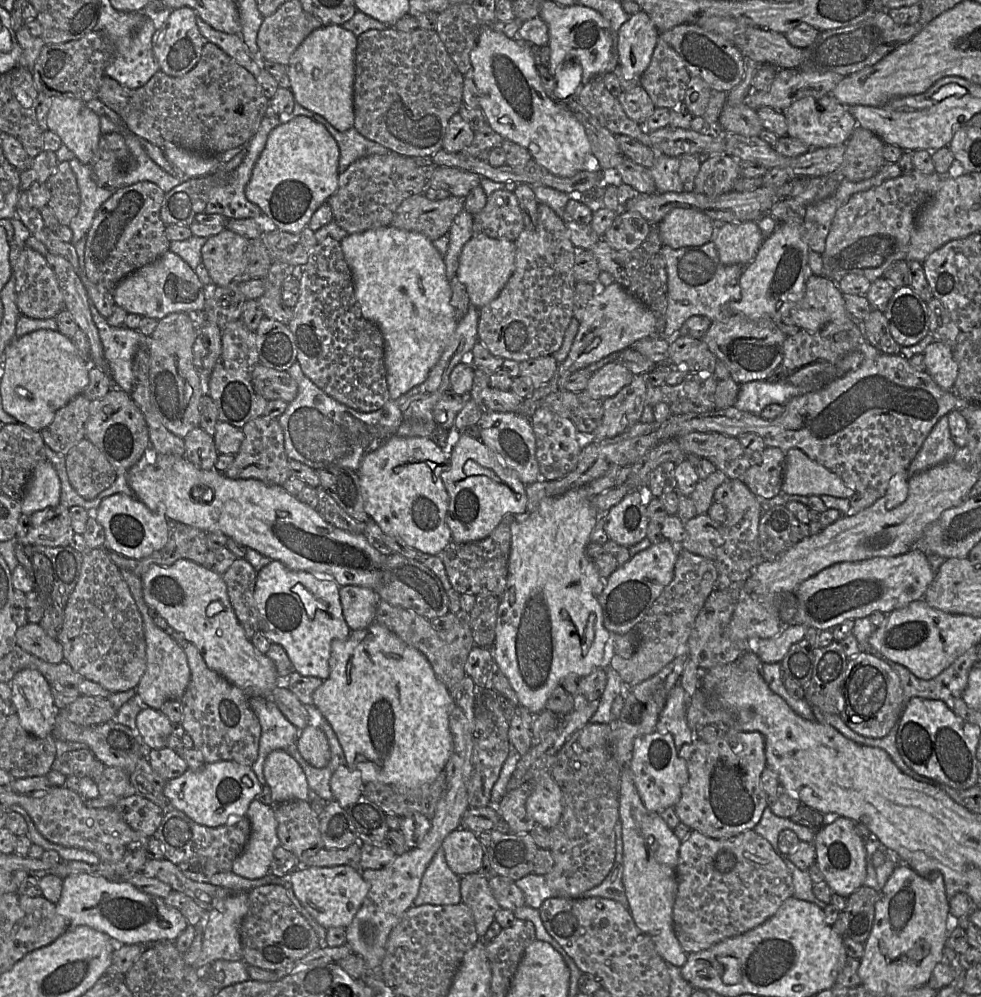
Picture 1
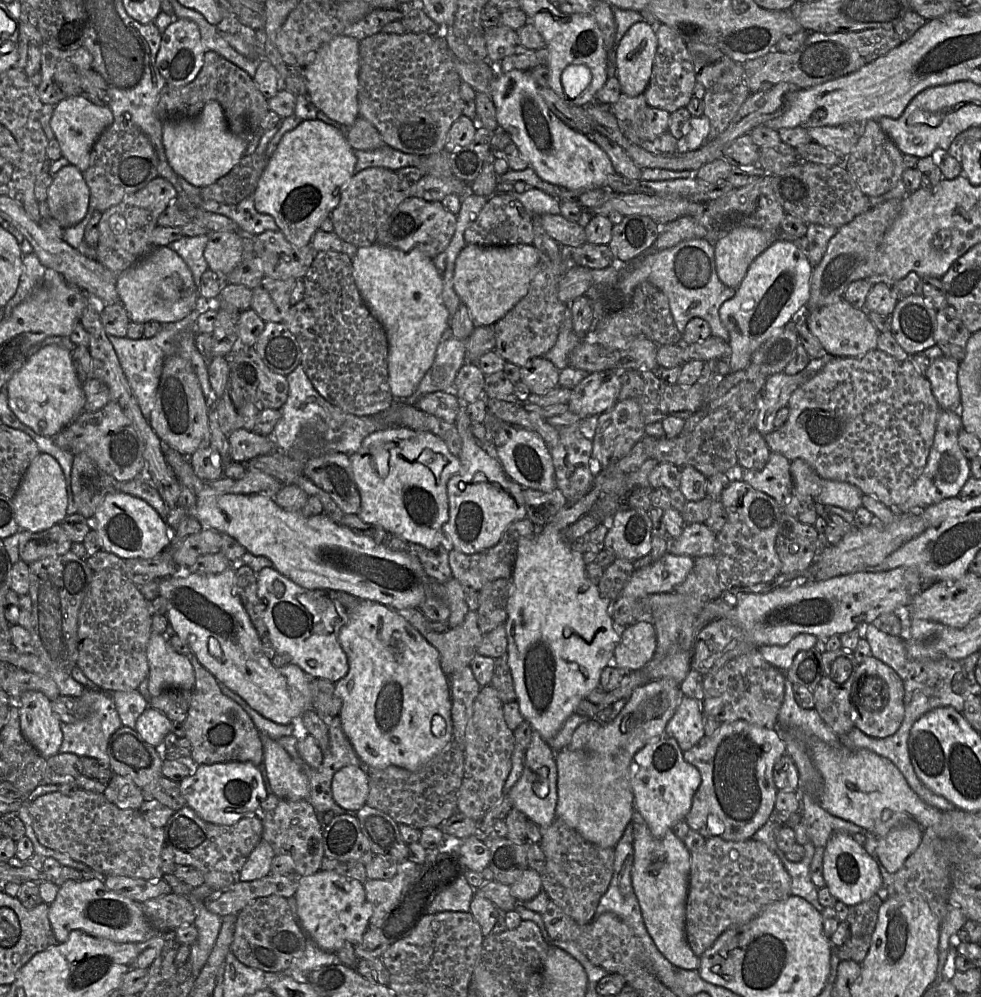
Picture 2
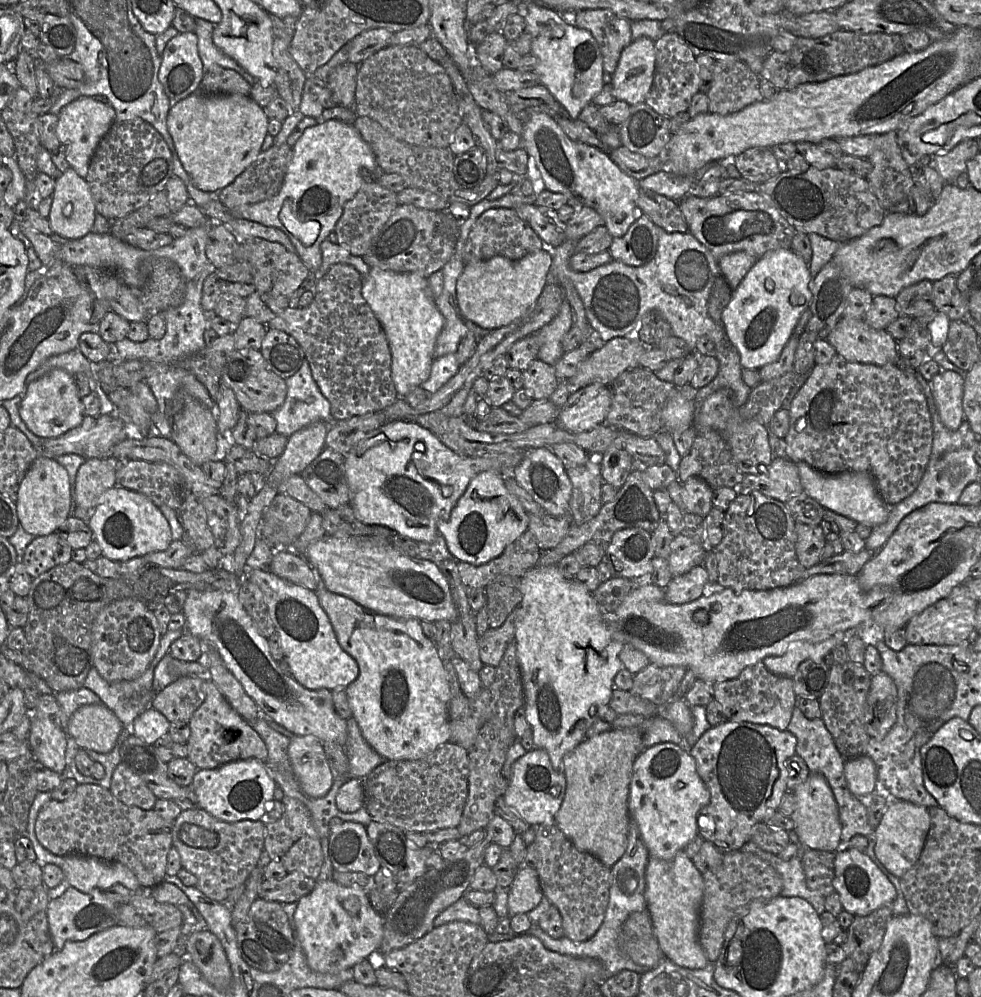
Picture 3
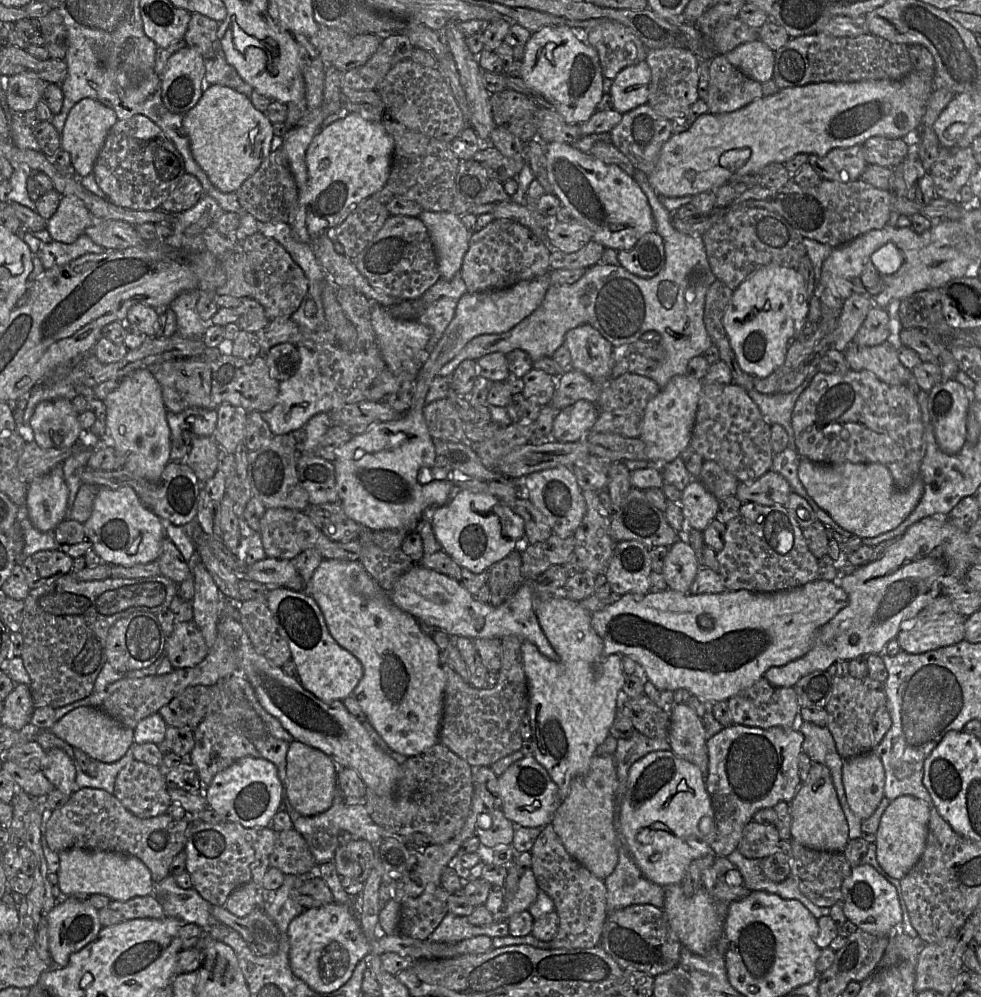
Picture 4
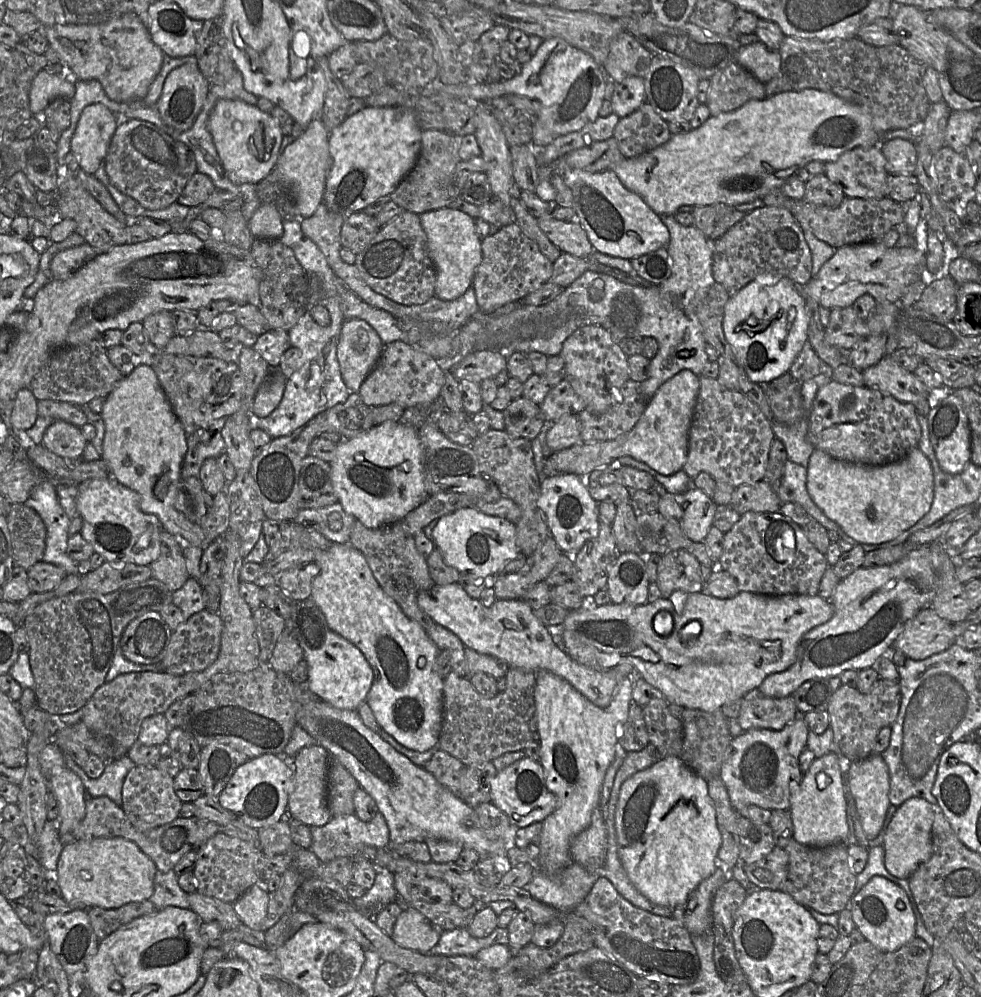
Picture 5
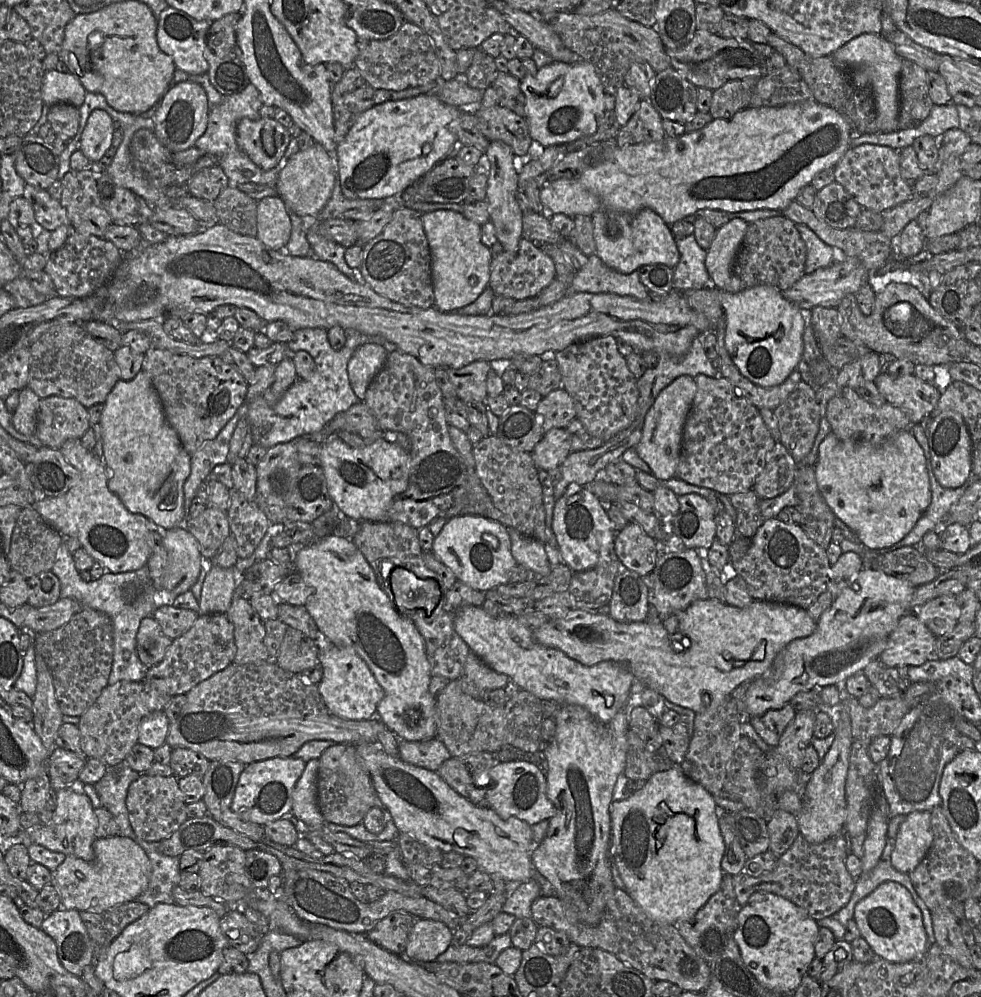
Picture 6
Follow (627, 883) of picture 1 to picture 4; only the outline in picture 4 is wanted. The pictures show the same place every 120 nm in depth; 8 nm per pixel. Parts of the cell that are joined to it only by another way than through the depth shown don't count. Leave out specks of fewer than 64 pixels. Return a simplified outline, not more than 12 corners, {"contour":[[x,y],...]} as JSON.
{"contour":[[666,887],[662,909],[682,946],[707,955],[724,917],[705,889]]}

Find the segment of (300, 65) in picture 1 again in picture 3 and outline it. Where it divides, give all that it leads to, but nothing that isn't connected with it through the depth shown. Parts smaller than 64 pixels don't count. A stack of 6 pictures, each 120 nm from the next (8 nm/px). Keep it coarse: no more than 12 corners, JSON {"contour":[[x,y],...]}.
{"contour":[[346,62],[327,79],[339,106],[355,107],[358,65]]}

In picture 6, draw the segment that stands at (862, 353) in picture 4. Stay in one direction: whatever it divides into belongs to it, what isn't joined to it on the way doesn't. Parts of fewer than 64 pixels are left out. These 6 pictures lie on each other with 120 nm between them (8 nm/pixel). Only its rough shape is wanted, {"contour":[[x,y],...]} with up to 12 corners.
{"contour":[[882,372],[874,383],[911,424],[929,415],[942,396],[915,375]]}

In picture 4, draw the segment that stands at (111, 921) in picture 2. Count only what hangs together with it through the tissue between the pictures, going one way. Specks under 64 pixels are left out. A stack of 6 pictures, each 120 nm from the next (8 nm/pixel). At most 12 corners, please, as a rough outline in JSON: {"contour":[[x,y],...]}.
{"contour":[[70,896],[48,919],[56,967],[93,941],[99,910]]}

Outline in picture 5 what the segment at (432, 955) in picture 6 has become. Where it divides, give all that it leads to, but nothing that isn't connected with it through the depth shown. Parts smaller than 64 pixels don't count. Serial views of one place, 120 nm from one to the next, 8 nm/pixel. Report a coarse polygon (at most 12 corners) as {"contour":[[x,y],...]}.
{"contour":[[404,906],[391,938],[429,954],[440,932],[423,914]]}

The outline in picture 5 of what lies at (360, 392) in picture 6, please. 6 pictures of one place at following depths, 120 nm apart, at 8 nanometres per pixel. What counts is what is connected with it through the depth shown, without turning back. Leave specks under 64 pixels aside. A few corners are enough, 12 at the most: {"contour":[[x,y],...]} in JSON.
{"contour":[[365,321],[343,322],[337,359],[359,392],[384,348]]}

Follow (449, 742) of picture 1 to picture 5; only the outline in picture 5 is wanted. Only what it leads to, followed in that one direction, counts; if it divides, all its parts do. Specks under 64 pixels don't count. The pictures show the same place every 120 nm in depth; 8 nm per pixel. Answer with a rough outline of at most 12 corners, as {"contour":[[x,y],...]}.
{"contour":[[351,543],[316,557],[311,599],[374,680],[408,749],[437,747],[440,650]]}

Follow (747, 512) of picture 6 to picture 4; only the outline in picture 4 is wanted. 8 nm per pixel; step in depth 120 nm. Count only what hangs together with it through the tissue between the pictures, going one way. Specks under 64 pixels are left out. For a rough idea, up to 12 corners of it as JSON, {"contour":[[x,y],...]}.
{"contour":[[773,469],[740,482],[742,503],[785,505],[792,488]]}

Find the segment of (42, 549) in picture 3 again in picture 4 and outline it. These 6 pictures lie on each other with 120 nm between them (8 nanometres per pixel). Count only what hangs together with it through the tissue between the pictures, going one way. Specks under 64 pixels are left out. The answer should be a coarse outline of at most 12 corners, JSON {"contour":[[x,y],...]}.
{"contour":[[59,549],[38,551],[21,564],[31,589],[73,570]]}

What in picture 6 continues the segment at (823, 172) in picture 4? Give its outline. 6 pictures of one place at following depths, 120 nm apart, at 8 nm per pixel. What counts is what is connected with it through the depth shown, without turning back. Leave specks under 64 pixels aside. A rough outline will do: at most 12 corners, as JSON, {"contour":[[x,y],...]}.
{"contour":[[862,144],[834,167],[862,208],[882,213],[914,191],[899,150]]}

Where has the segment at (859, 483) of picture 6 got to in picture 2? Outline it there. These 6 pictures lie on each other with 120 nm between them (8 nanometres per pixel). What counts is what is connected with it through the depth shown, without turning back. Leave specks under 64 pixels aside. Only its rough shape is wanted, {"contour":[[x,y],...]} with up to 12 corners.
{"contour":[[822,479],[816,500],[855,512],[862,491],[847,482]]}

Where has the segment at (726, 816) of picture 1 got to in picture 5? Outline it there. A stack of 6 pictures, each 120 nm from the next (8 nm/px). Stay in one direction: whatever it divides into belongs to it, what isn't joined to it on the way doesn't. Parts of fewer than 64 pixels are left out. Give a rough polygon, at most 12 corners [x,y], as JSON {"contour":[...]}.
{"contour":[[802,715],[733,738],[719,777],[737,813],[790,809]]}

